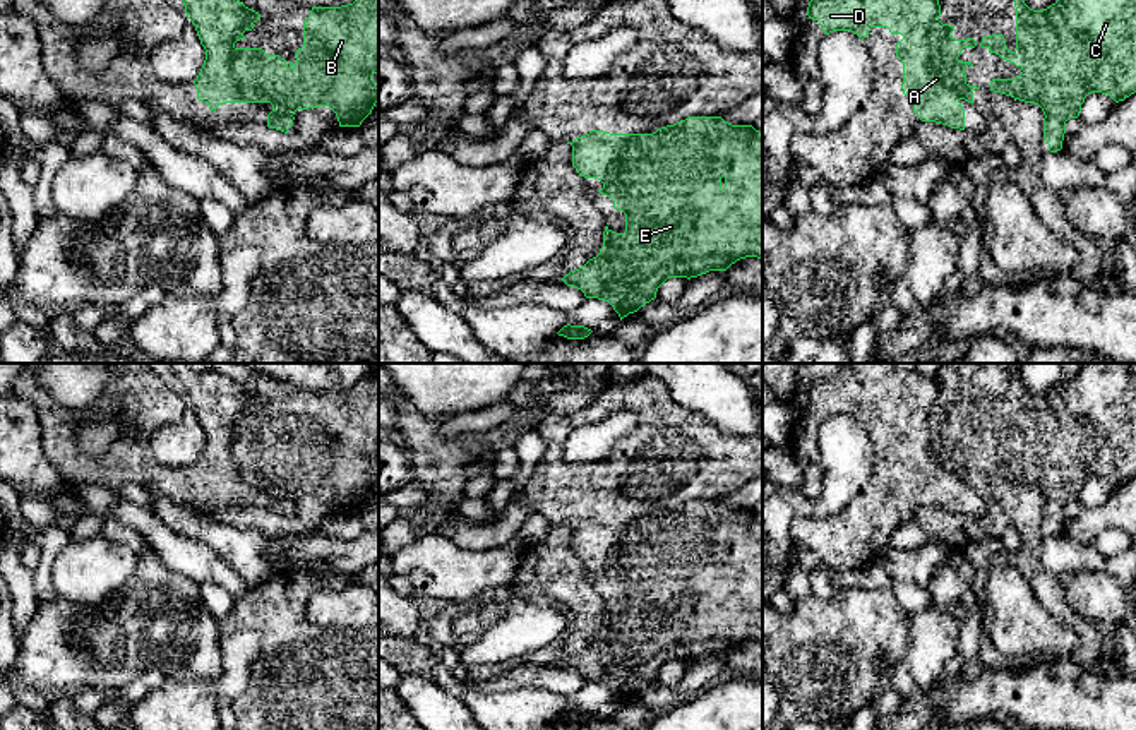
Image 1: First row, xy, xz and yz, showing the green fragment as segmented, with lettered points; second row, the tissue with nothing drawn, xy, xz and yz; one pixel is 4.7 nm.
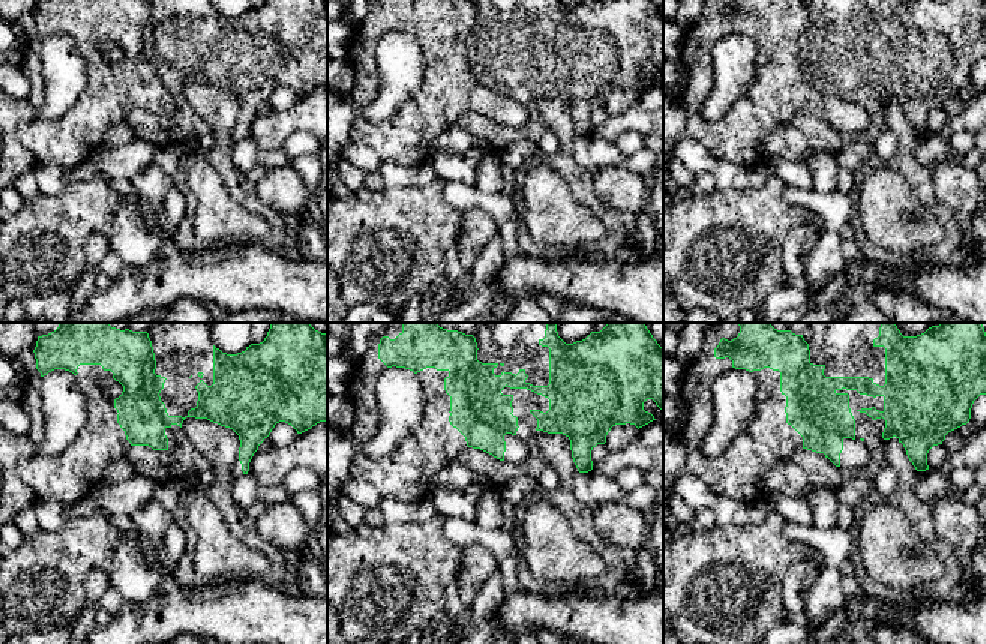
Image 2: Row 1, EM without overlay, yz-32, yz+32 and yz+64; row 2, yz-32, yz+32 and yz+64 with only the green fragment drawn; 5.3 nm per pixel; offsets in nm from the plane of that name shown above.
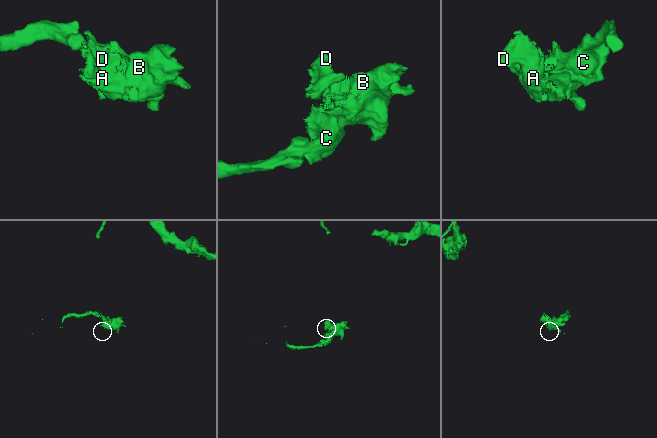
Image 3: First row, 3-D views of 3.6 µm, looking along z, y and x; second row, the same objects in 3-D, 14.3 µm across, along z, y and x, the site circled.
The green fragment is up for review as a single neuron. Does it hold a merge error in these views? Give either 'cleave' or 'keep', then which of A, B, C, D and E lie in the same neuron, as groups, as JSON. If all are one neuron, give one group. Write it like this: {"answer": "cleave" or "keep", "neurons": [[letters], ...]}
{"answer": "keep", "neurons": [["A", "B", "C", "D", "E"]]}

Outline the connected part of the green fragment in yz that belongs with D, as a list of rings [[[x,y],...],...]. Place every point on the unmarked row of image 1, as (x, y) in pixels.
[[[841,363],[841,368],[829,377],[814,380],[809,386],[807,399],[821,408],[824,418],[833,415],[852,415],[867,422],[870,411],[888,411],[891,418],[901,418],[896,427],[896,440],[903,447],[903,478],[910,482],[913,497],[922,506],[936,506],[951,512],[965,514],[965,494],[961,483],[973,488],[973,475],[980,473],[966,466],[965,452],[972,446],[958,440],[965,432],[975,432],[973,422],[954,423],[954,410],[939,404],[941,389],[936,377],[913,370],[900,370],[893,363]]]

